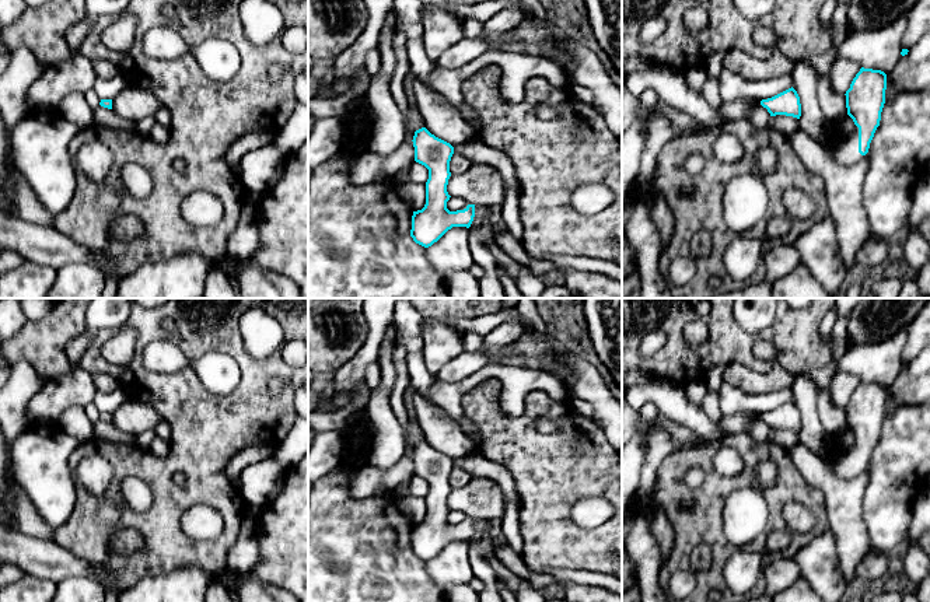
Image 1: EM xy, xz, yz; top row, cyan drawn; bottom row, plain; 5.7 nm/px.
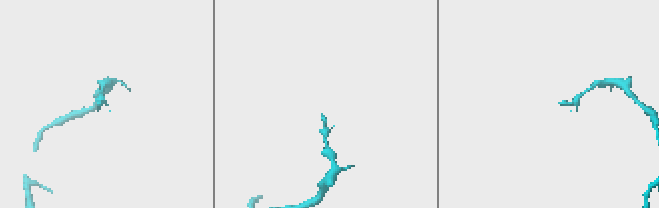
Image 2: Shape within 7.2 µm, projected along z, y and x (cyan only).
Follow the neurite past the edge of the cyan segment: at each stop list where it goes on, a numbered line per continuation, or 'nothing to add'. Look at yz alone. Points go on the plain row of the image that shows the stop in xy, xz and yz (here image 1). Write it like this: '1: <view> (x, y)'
1: yz (846, 468)

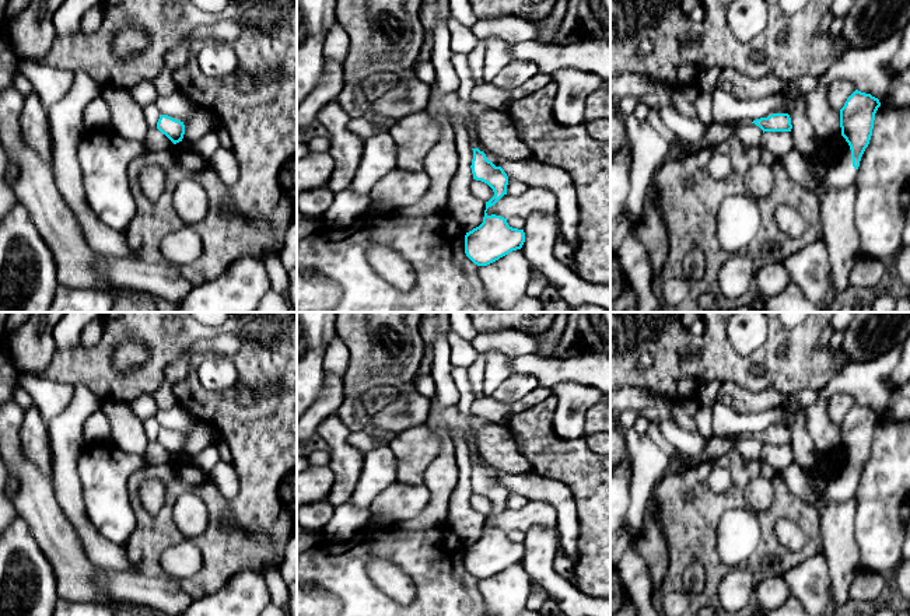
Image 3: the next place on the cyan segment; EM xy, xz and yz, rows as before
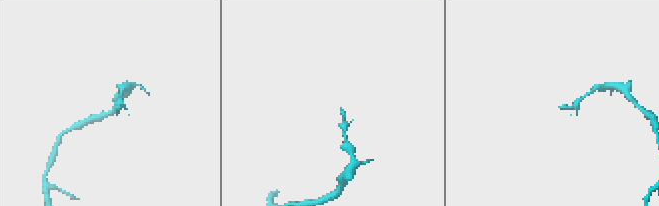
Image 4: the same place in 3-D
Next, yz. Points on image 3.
1: yz (842, 487)

